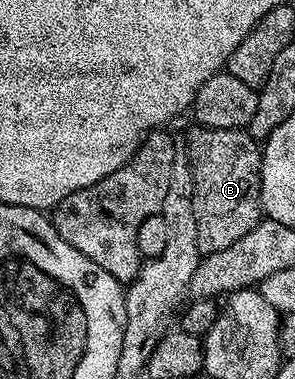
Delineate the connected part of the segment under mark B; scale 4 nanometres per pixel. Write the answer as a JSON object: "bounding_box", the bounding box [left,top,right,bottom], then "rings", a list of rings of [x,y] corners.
{"bounding_box":[187,127,264,254],"rings":[[[195,127],[187,137],[187,158],[191,160],[191,174],[195,180],[193,211],[197,223],[197,243],[200,254],[221,251],[253,231],[264,216],[261,203],[261,163],[263,155],[260,142],[247,129],[205,129]]]}

